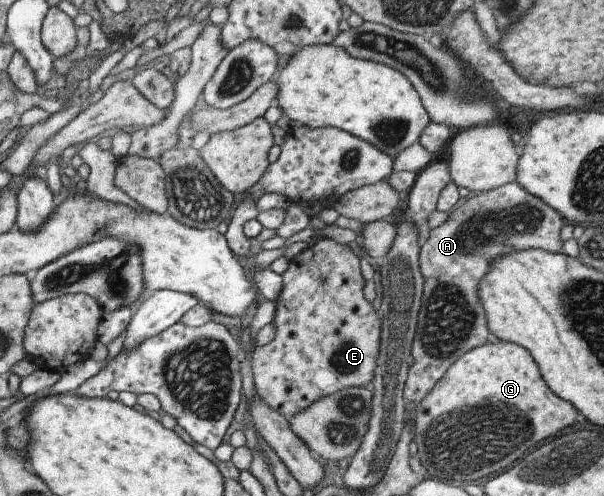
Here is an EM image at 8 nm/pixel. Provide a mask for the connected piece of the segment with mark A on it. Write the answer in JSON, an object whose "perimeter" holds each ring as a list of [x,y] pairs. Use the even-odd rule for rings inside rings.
{"perimeter":[[[514,181],[469,195],[462,205],[449,211],[446,221],[429,231],[417,257],[423,291],[410,345],[412,365],[402,387],[404,404],[417,406],[453,361],[492,339],[478,299],[478,283],[488,273],[490,259],[522,249],[561,253],[559,229],[563,222],[556,210]]]}

